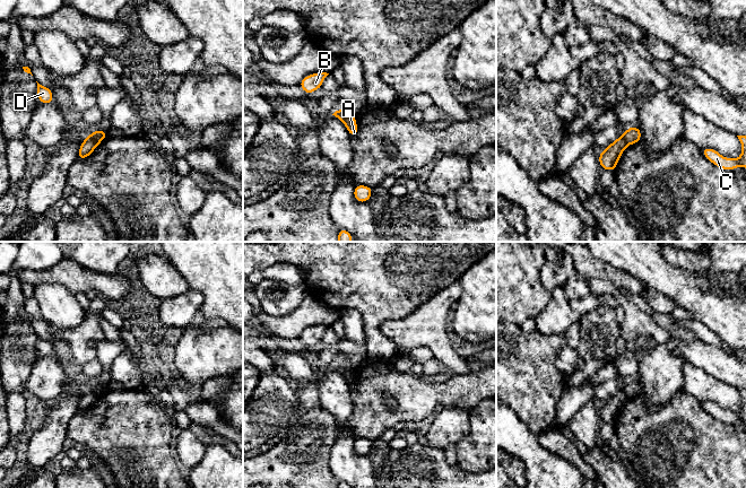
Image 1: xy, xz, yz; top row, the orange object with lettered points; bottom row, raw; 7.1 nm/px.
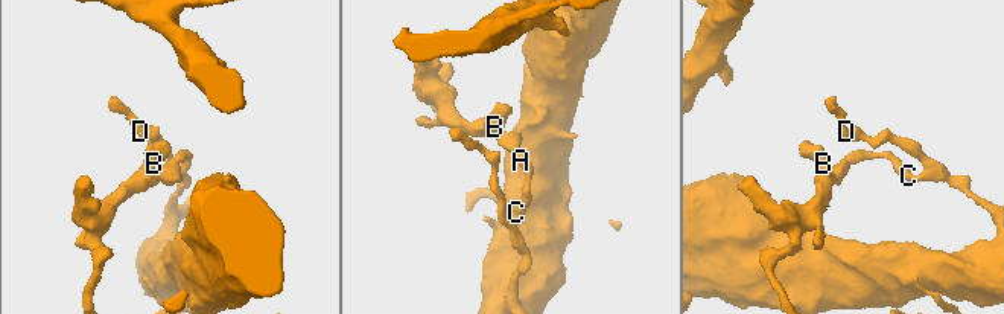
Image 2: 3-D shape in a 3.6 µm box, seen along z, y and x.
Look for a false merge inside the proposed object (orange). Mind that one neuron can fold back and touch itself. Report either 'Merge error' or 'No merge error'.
Merge error

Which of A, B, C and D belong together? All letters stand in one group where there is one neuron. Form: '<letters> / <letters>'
A C D / B

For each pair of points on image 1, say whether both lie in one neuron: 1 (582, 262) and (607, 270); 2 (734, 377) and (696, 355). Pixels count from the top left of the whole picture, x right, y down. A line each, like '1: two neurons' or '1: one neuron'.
1: one neuron
2: one neuron

